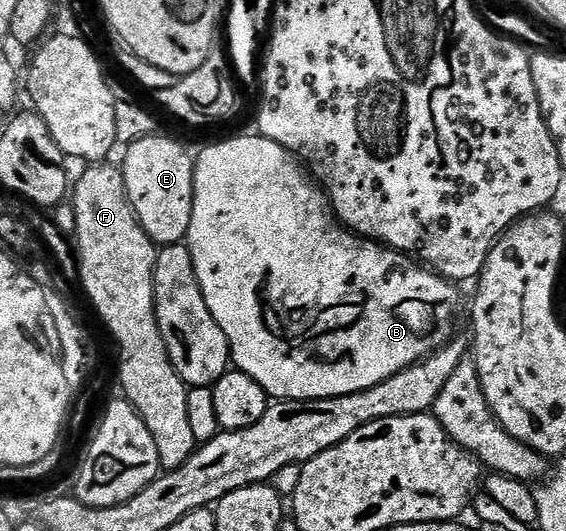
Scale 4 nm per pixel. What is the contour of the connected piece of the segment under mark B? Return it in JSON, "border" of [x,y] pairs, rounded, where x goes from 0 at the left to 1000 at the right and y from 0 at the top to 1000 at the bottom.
{"border":[[[459,254],[445,256],[412,258],[406,266],[366,275],[355,290],[346,290],[341,313],[341,395],[330,460],[345,495],[345,518],[352,525],[359,563],[366,563],[366,578],[373,593],[380,593],[380,608],[394,616],[405,640],[410,685],[424,701],[443,706],[443,714],[451,714],[451,721],[458,721],[458,729],[465,729],[477,750],[489,755],[562,755],[572,748],[604,748],[663,729],[691,714],[691,706],[735,687],[739,680],[793,648],[802,633],[800,603],[814,574],[814,559],[807,554],[809,539],[777,514],[760,510],[728,482],[610,429],[595,414],[572,356],[519,290],[479,262]]]}

